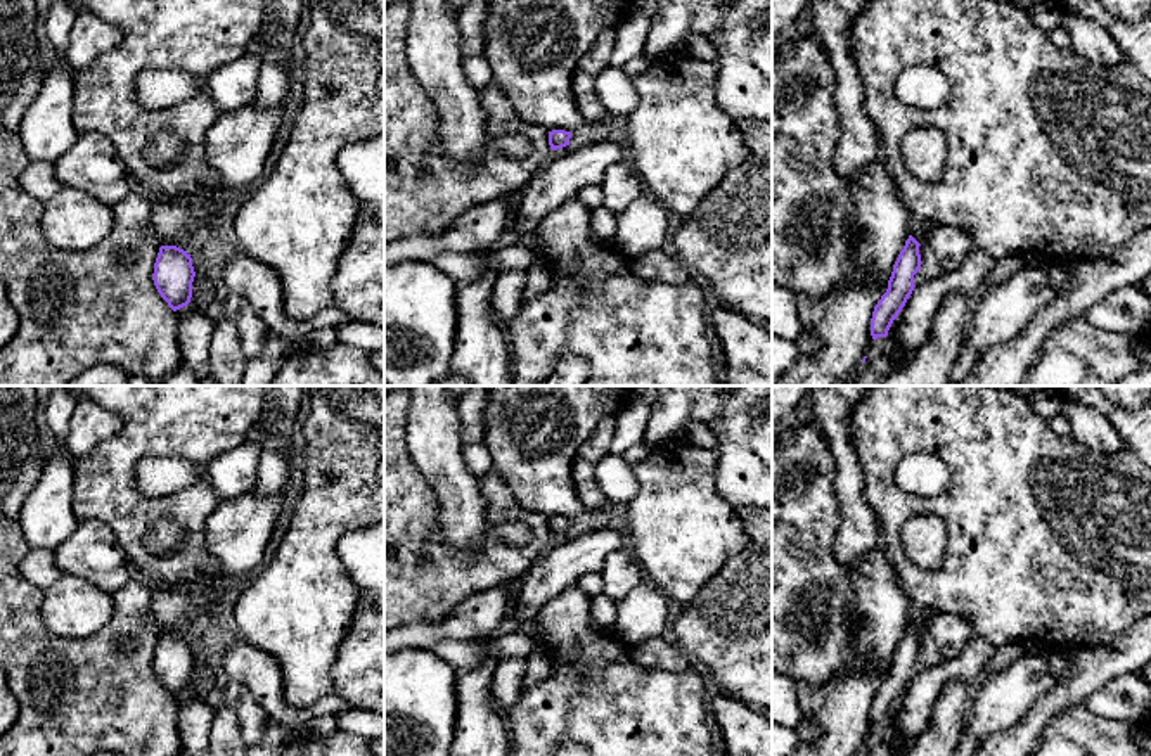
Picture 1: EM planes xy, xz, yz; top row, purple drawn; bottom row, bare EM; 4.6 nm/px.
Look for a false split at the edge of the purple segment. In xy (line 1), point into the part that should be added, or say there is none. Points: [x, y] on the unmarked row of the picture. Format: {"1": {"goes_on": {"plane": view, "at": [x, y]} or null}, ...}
{"1": {"goes_on": null}}

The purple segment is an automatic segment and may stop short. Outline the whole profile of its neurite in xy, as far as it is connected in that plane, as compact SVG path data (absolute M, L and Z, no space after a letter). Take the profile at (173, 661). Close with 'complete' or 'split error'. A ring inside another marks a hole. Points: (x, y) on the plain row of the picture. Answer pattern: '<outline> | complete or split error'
M177 633L159 635L152 668L161 685L173 699L190 690L194 664L192 645L187 638Z | complete

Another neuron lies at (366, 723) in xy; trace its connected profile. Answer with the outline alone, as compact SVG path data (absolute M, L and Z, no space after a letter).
M348 709L334 714L338 728L363 739L384 739L384 714L367 709Z

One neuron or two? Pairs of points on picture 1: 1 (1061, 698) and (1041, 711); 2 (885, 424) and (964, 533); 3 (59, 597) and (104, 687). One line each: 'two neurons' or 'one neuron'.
1: one neuron
2: one neuron
3: two neurons

